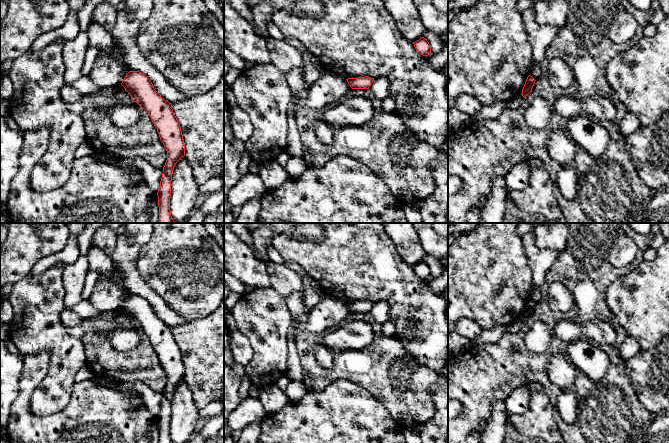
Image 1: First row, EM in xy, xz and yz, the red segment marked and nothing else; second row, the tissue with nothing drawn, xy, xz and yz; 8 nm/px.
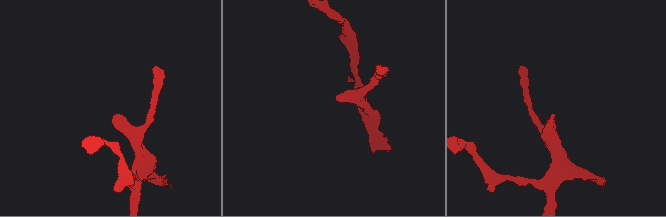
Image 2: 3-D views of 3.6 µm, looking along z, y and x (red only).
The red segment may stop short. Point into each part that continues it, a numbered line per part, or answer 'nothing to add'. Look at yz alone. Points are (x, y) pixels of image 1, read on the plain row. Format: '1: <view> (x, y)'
nothing to add

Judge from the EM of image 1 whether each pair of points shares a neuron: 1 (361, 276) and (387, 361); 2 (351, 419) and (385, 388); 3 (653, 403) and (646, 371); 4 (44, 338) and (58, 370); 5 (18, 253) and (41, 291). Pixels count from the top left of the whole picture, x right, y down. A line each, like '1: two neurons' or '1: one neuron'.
1: two neurons
2: two neurons
3: one neuron
4: one neuron
5: two neurons

